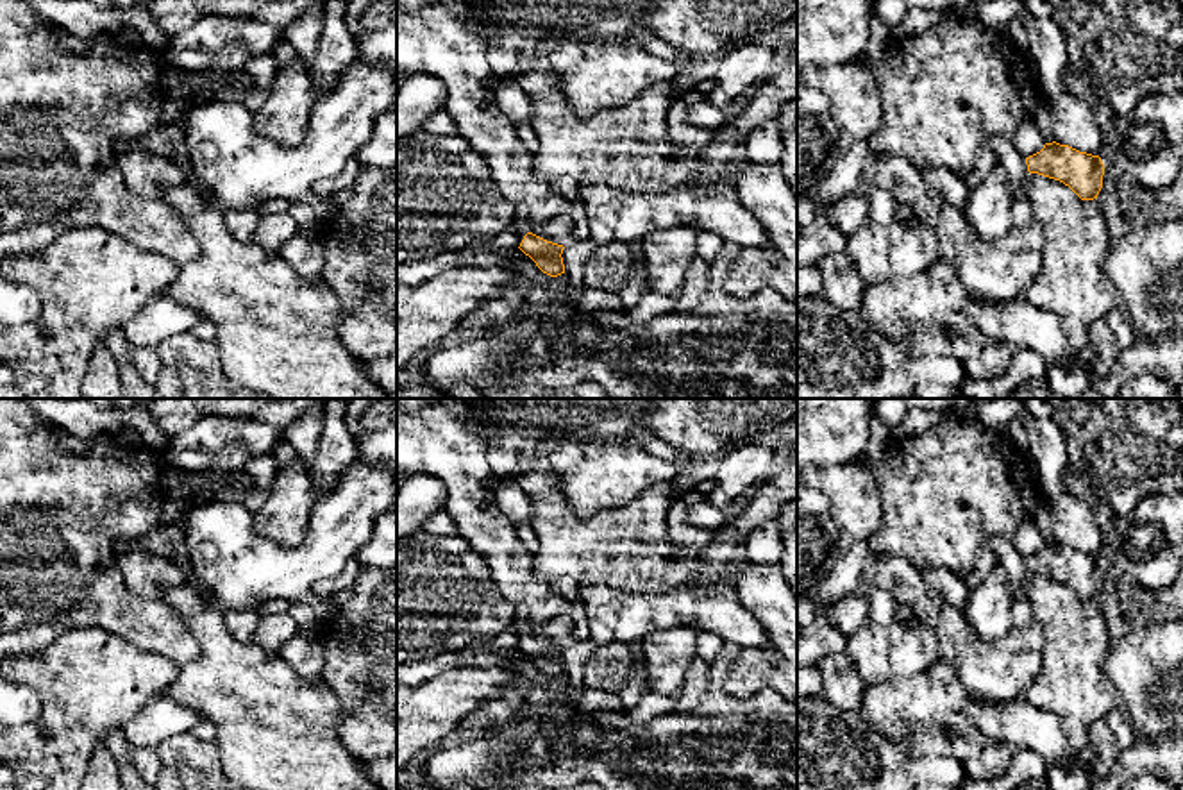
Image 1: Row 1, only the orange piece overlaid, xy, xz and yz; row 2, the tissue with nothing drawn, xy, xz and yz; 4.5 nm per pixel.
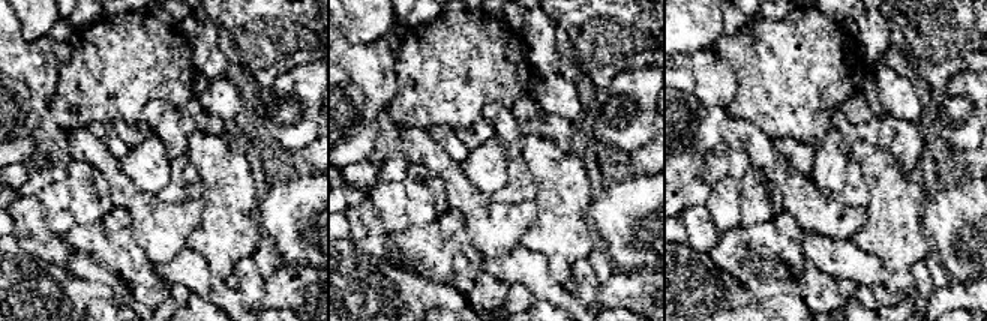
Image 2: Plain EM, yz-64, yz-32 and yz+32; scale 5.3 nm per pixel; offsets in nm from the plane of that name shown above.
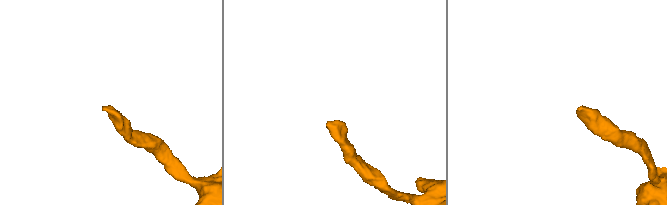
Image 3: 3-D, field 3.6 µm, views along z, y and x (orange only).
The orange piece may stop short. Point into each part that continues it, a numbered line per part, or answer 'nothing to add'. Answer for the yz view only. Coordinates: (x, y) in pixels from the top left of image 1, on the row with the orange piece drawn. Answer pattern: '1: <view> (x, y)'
1: yz (1008, 158)

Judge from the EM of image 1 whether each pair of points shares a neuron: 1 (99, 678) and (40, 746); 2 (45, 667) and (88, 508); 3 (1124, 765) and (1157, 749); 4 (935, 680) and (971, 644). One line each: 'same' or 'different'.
1: same
2: different
3: same
4: different

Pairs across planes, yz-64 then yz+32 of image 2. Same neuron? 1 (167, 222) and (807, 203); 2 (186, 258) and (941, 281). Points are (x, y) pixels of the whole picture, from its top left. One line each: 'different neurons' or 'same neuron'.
1: same neuron
2: different neurons

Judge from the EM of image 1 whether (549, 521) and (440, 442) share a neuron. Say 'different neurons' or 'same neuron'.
different neurons

